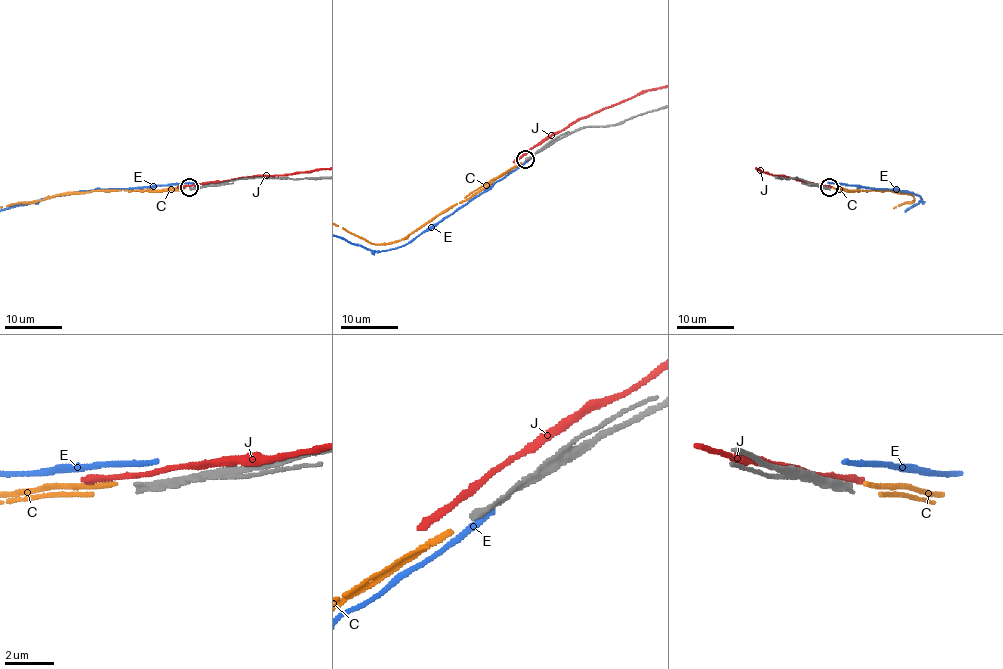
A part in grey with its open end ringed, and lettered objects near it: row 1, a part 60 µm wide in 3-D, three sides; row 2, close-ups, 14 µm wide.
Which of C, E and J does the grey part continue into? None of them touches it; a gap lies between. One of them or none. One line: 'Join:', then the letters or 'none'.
Join: C

